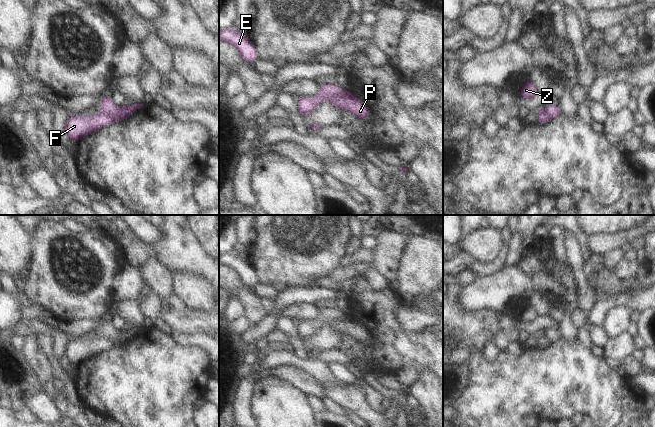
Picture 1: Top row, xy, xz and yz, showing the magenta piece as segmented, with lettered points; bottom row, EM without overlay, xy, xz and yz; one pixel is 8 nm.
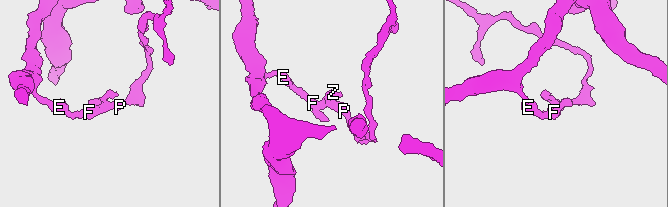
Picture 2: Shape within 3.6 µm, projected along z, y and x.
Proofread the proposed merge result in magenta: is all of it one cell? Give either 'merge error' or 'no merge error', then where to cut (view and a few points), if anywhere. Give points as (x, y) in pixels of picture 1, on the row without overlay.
merge error; cut xy (100, 337), (115, 339), (121, 343)

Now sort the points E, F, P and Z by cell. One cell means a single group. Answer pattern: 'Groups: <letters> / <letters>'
Groups: E F / P Z

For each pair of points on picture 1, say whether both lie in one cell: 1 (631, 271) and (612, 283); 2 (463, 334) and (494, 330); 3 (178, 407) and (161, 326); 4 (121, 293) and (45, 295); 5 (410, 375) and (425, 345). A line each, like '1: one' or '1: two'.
1: two
2: one
3: two
4: two
5: two

